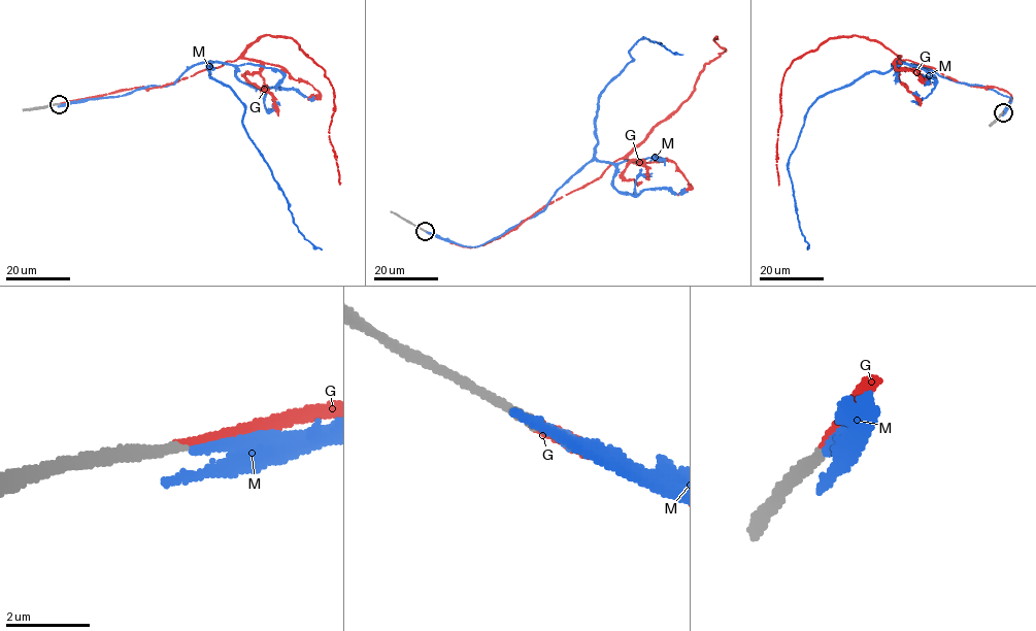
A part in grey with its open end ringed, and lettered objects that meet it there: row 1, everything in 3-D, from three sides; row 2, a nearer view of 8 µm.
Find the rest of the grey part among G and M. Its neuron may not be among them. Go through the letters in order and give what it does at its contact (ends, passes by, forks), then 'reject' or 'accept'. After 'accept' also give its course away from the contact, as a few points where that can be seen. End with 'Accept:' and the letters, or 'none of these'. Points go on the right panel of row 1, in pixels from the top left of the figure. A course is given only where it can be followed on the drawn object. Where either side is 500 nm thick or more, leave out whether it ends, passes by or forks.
G: it ends; accept; course (1003, 112), (1006, 91), (967, 85), (864, 37), (830, 37), (784, 73), (778, 186)
M: it passes by; reject
Accept: G

